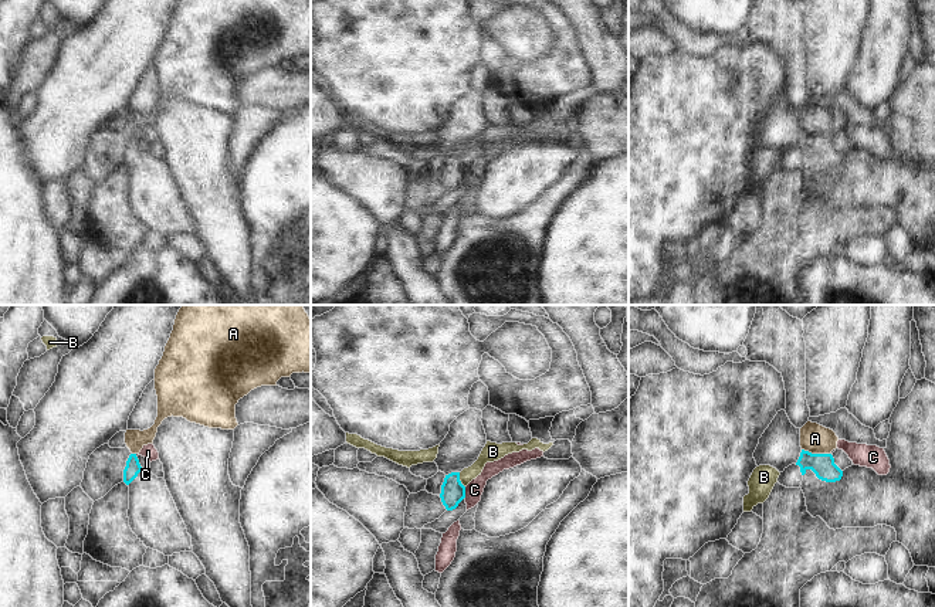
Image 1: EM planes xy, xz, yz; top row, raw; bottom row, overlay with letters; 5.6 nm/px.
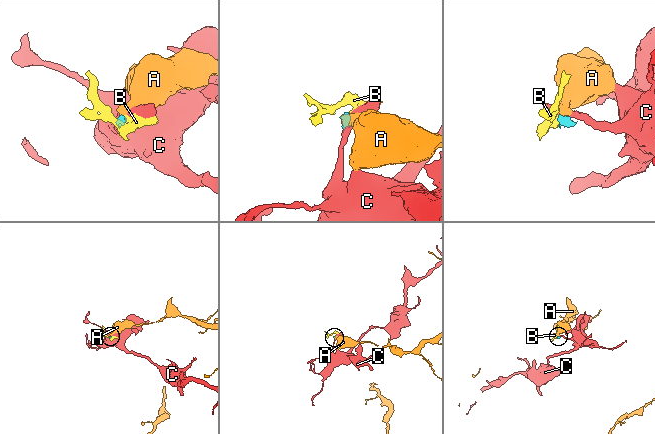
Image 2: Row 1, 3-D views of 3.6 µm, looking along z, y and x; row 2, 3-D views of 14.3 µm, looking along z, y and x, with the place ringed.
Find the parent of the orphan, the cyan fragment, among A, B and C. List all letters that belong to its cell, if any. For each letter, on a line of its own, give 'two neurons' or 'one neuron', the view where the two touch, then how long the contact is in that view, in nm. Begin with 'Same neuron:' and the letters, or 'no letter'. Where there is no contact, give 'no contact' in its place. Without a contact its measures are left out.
Same neuron: no letter
A: two neurons; contact in yz; length 160 nm
B: two neurons; contact in xz; length 90 nm
C: two neurons; contact in xz; length 60 nm

